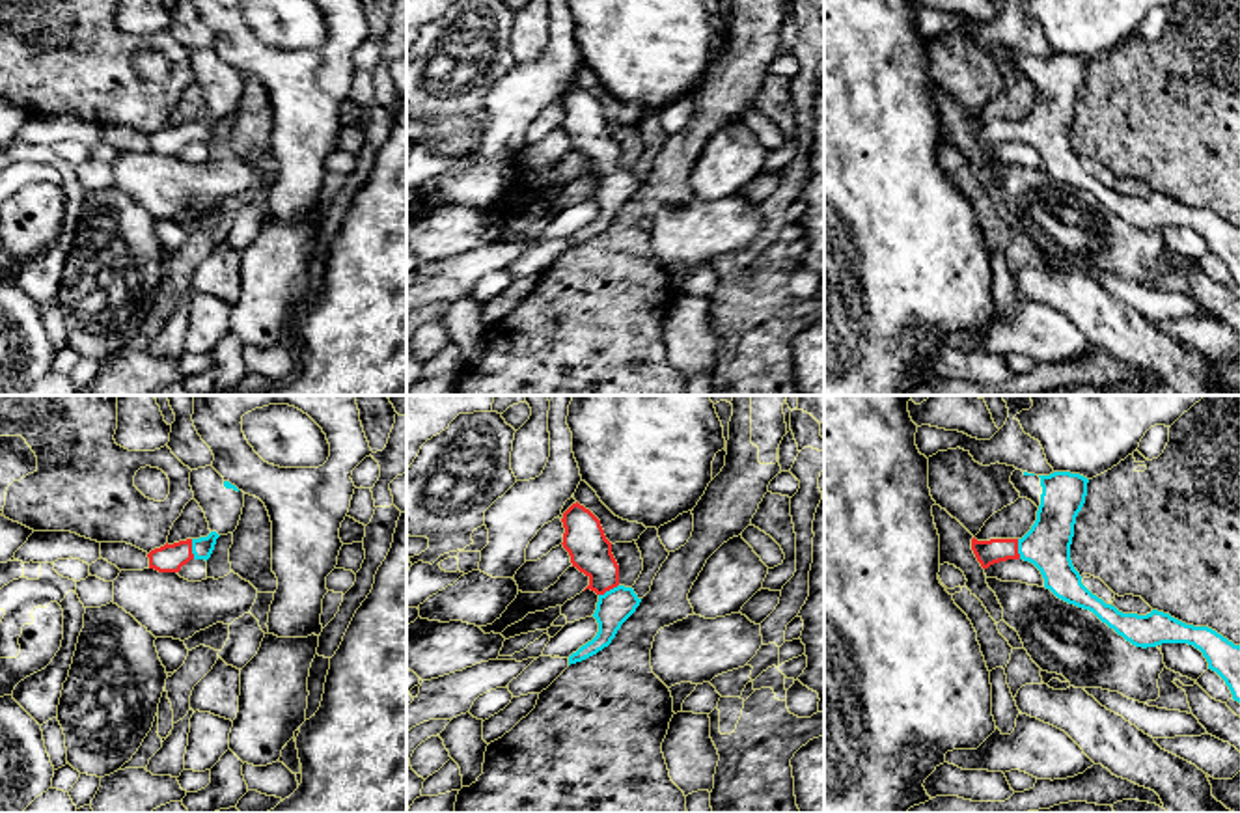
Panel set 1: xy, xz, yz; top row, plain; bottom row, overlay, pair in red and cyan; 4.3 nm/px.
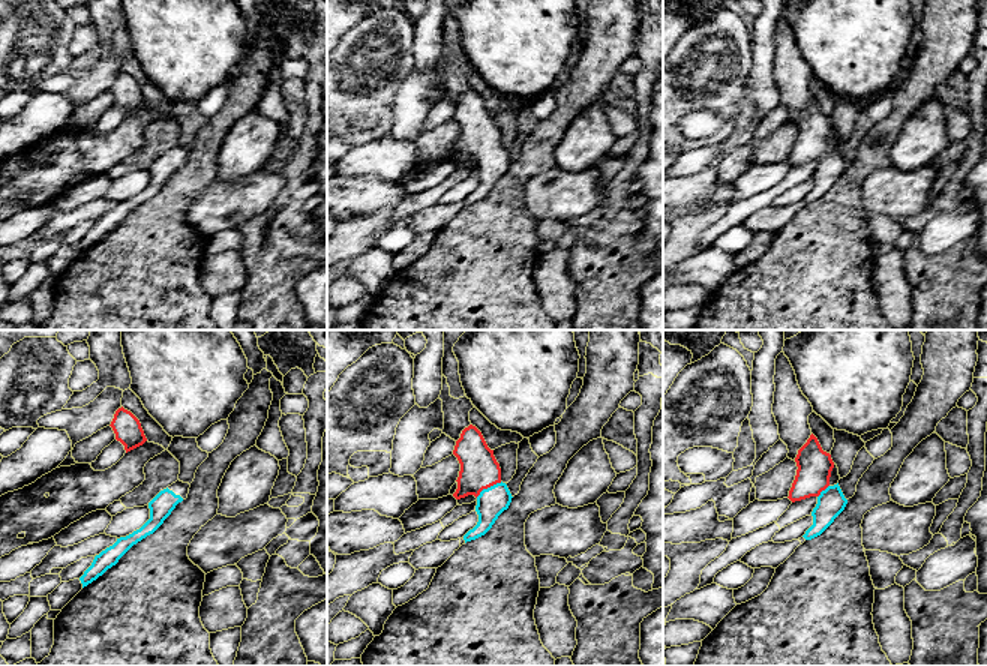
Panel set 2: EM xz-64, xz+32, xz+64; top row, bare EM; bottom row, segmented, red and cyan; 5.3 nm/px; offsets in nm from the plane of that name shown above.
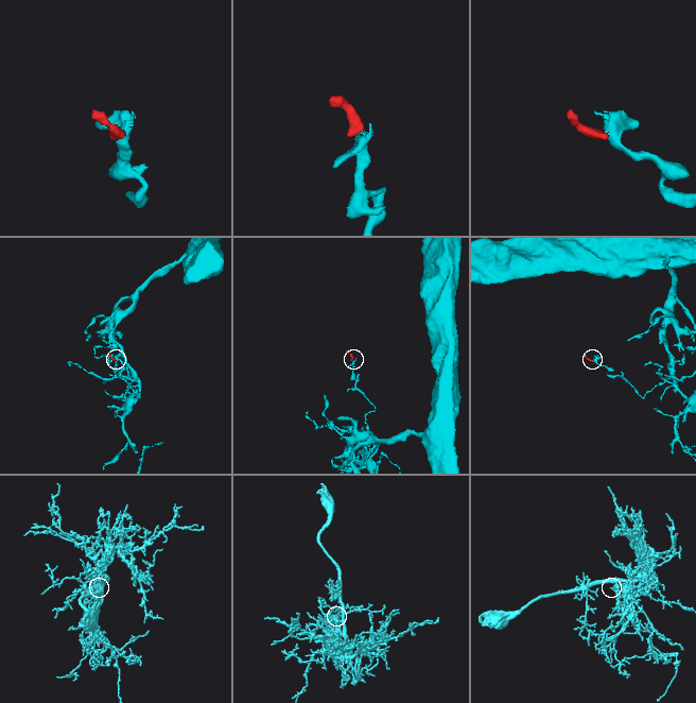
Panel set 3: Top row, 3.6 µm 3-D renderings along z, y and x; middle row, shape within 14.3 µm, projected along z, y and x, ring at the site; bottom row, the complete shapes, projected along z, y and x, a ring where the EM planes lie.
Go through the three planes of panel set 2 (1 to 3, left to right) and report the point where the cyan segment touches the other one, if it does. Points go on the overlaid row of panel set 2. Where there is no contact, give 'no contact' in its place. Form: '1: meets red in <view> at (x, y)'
1: no contact
2: meets red in xz+32 at (488, 486)
3: meets red in xz+64 at (822, 489)

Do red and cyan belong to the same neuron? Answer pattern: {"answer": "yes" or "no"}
{"answer": "yes"}

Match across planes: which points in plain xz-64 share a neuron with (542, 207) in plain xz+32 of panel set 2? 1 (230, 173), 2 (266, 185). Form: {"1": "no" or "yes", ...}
{"1": "no", "2": "yes"}

